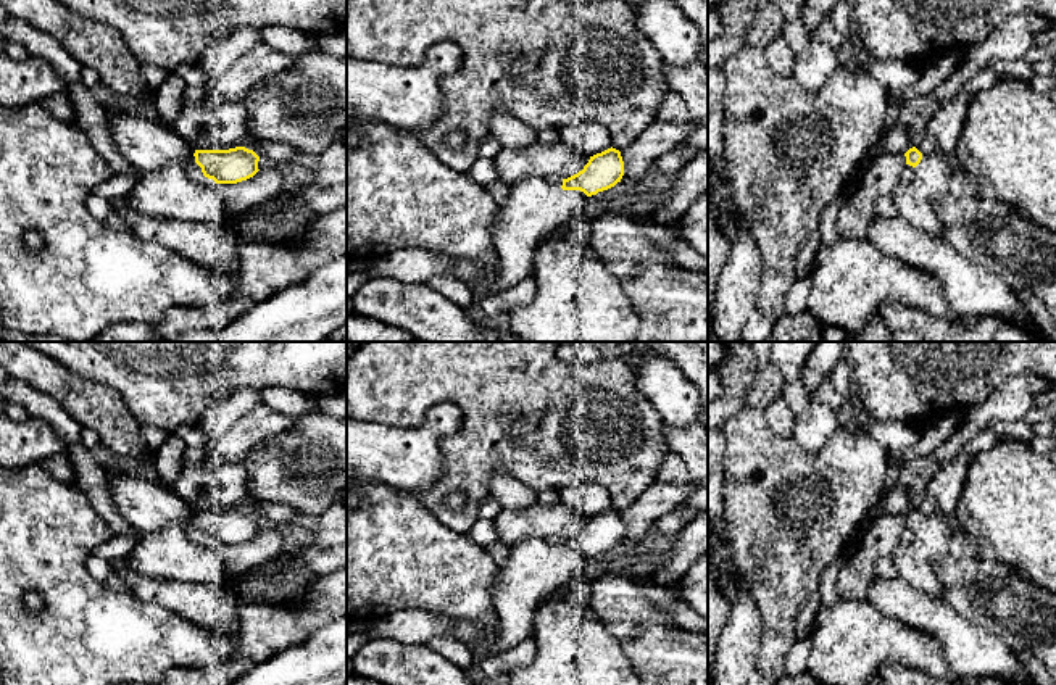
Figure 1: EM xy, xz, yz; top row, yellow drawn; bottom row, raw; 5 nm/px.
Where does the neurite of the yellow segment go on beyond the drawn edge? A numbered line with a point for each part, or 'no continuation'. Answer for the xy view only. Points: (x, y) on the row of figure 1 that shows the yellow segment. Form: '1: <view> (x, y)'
1: xy (179, 190)

